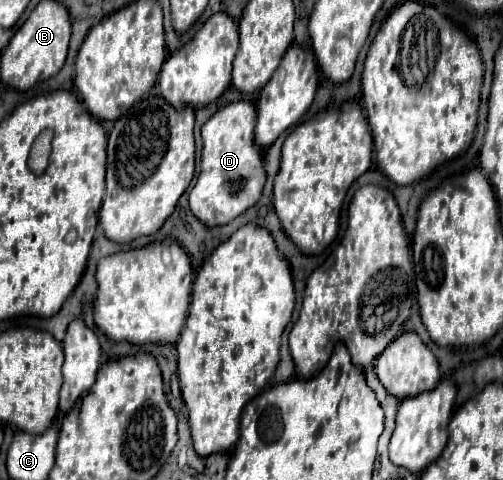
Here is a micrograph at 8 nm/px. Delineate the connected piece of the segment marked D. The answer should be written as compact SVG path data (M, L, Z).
M240 100L220 108L202 126L202 162L198 182L190 192L190 210L206 226L220 226L234 220L260 200L266 184L264 152L254 142L256 106Z

